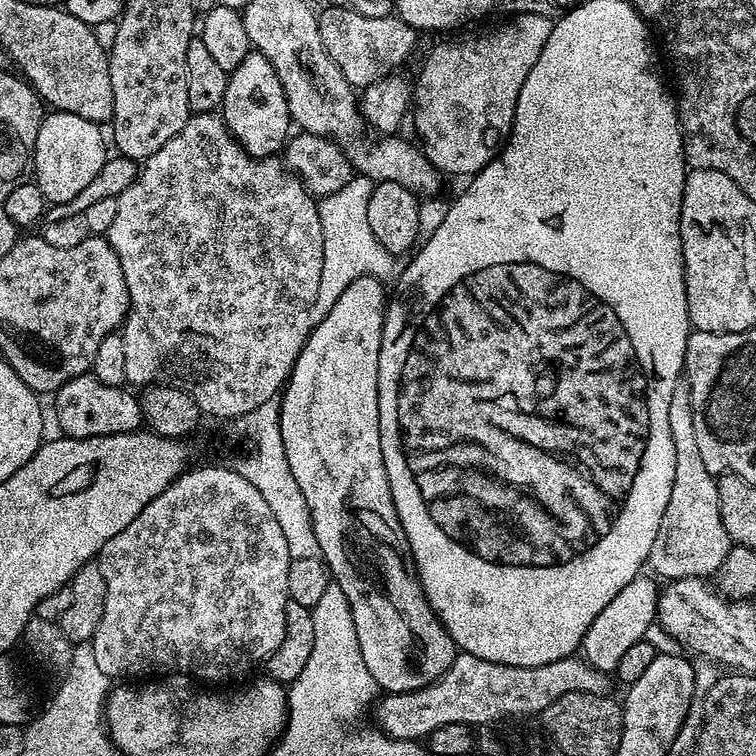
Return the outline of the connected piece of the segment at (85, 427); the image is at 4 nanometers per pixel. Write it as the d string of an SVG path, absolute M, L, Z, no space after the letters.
M90 374L70 378L54 393L56 420L61 428L59 431L79 440L137 431L142 424L140 402L135 395L132 397L124 391L123 387L106 386Z

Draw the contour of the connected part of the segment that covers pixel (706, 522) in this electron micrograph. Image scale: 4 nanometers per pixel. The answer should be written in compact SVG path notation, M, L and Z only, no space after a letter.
M684 378L676 383L670 398L670 438L674 438L674 486L670 486L670 502L666 502L666 514L662 514L658 538L654 538L654 546L650 546L647 567L653 568L651 571L664 582L708 578L716 573L718 566L722 566L722 558L726 558L733 543L726 534L726 526L722 526L717 477L706 470L702 453L698 450L692 395Z

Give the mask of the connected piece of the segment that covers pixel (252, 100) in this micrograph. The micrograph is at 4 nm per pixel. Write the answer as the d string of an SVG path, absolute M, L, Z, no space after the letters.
M249 50L246 58L242 58L242 62L238 62L236 69L228 73L222 115L229 134L251 156L275 157L288 143L290 117L282 90L282 82L278 82L278 74L274 70L274 66L261 52Z

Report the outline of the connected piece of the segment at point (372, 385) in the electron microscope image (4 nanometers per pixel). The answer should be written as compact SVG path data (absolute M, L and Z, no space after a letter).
M374 277L355 278L338 297L338 302L330 309L330 314L322 319L318 325L312 326L306 342L294 362L288 382L282 389L280 401L280 426L282 428L282 446L286 448L286 462L290 462L290 471L293 472L302 494L306 498L306 506L310 506L310 518L314 522L314 535L318 537L320 556L328 567L331 579L346 594L350 602L350 614L354 614L354 631L358 633L358 650L362 650L362 658L366 662L366 670L374 674L377 689L385 693L413 692L433 684L454 662L458 649L452 640L452 635L442 626L436 612L430 606L426 594L420 585L420 577L410 563L408 541L404 539L404 531L394 506L394 498L390 490L390 482L386 478L386 466L382 458L382 438L380 437L380 411L378 410L378 358L380 357L380 339L384 333L384 313L386 311L385 285Z

